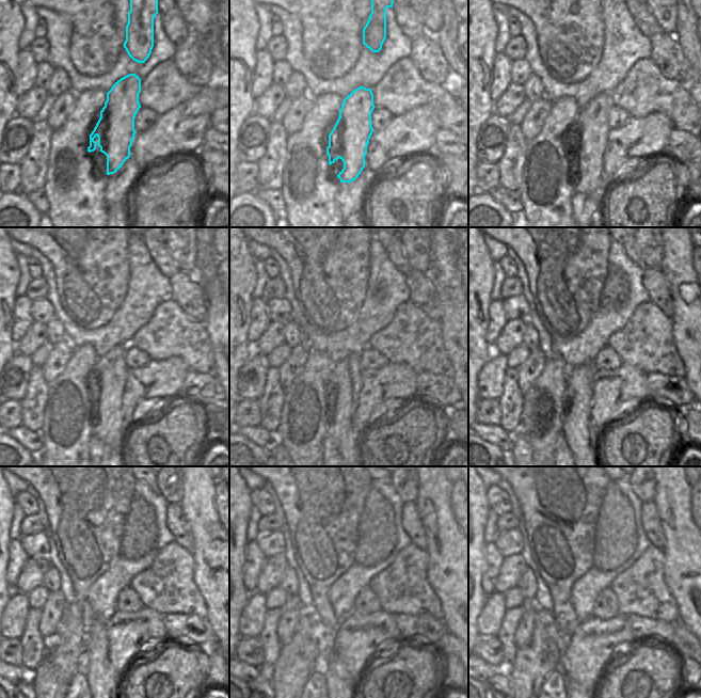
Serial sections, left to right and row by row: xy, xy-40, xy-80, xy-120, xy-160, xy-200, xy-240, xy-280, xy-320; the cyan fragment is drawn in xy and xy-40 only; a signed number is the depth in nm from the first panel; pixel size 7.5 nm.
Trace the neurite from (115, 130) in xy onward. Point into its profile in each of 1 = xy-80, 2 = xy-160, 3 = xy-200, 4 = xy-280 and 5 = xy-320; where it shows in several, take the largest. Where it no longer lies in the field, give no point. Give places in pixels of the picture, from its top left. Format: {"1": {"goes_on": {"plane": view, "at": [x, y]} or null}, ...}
{"1": {"goes_on": {"plane": "xy-80", "at": [587, 140]}}, "2": {"goes_on": {"plane": "xy-160", "at": [344, 386]}}, "3": {"goes_on": {"plane": "xy-200", "at": [582, 437]}}, "4": {"goes_on": {"plane": "xy-280", "at": [339, 683]}}, "5": {"goes_on": {"plane": "xy-320", "at": [569, 683]}}}

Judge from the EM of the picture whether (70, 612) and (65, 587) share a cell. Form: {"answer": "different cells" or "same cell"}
{"answer": "different cells"}

